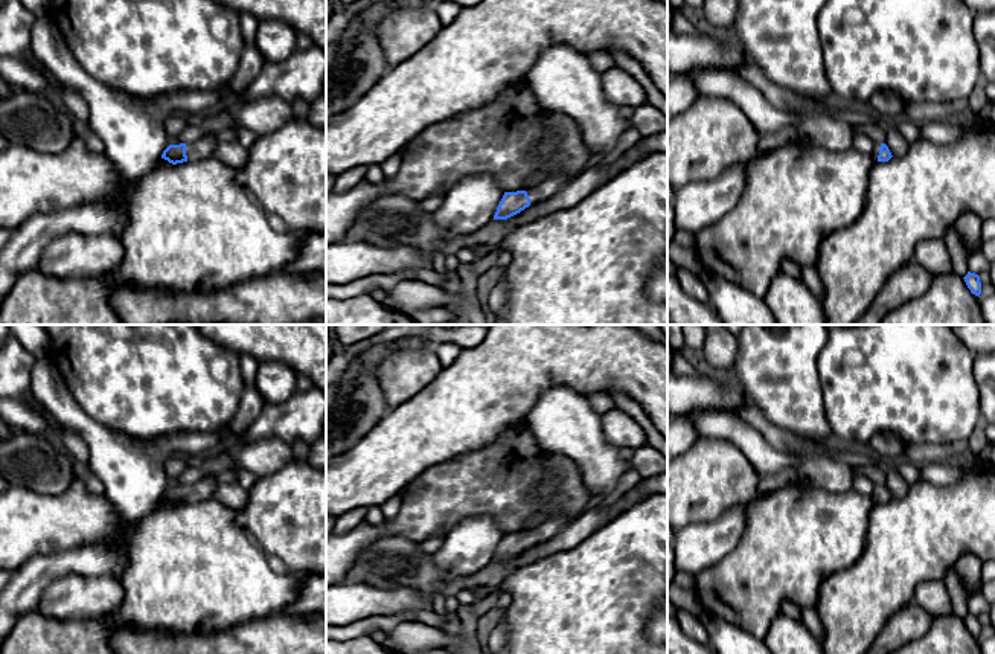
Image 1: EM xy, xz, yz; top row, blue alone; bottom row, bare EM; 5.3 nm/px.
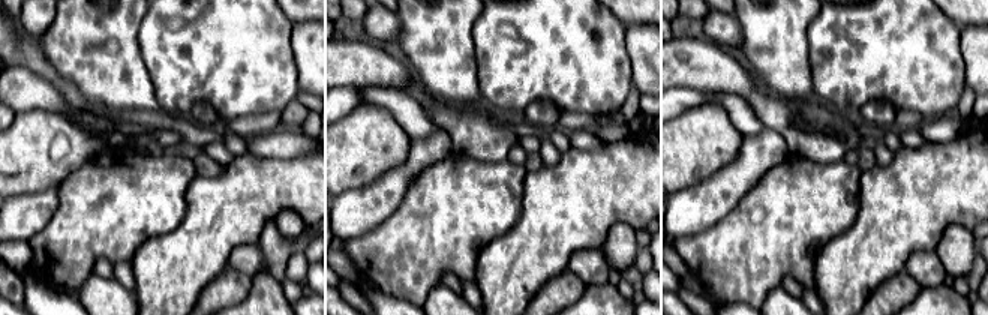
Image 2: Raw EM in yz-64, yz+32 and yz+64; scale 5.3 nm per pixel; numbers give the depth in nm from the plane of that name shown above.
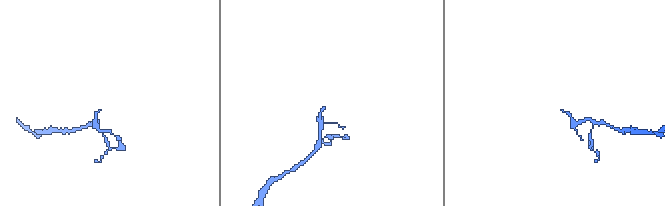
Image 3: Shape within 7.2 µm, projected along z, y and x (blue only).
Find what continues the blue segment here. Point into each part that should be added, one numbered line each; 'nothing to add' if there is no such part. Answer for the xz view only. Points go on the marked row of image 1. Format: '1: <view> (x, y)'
1: xz (549, 186)

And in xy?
1: xy (204, 148)

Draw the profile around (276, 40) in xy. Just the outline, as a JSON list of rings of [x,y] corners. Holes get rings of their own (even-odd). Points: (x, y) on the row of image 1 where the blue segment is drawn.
[[[261,20],[254,44],[267,63],[280,63],[297,49],[297,32],[280,20]]]

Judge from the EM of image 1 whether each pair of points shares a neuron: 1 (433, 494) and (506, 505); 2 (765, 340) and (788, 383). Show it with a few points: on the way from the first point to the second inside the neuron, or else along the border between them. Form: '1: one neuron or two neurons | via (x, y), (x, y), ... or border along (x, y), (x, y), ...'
1: one neuron | via (451, 494), (488, 494)
2: one neuron | via (776, 351), (777, 372)

